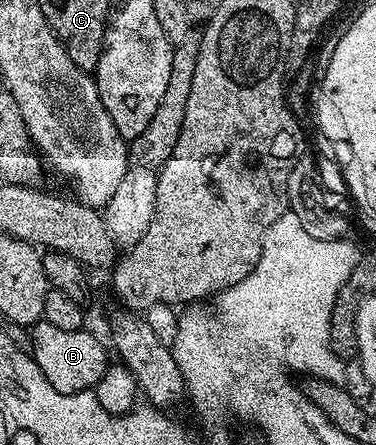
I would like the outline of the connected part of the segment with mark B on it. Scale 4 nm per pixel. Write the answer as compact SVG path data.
M45 319L30 325L29 354L37 362L39 375L44 376L53 386L53 390L61 394L77 394L94 389L97 381L103 377L105 370L109 367L108 349L105 344L103 349L102 342L93 333L87 331L60 330Z

